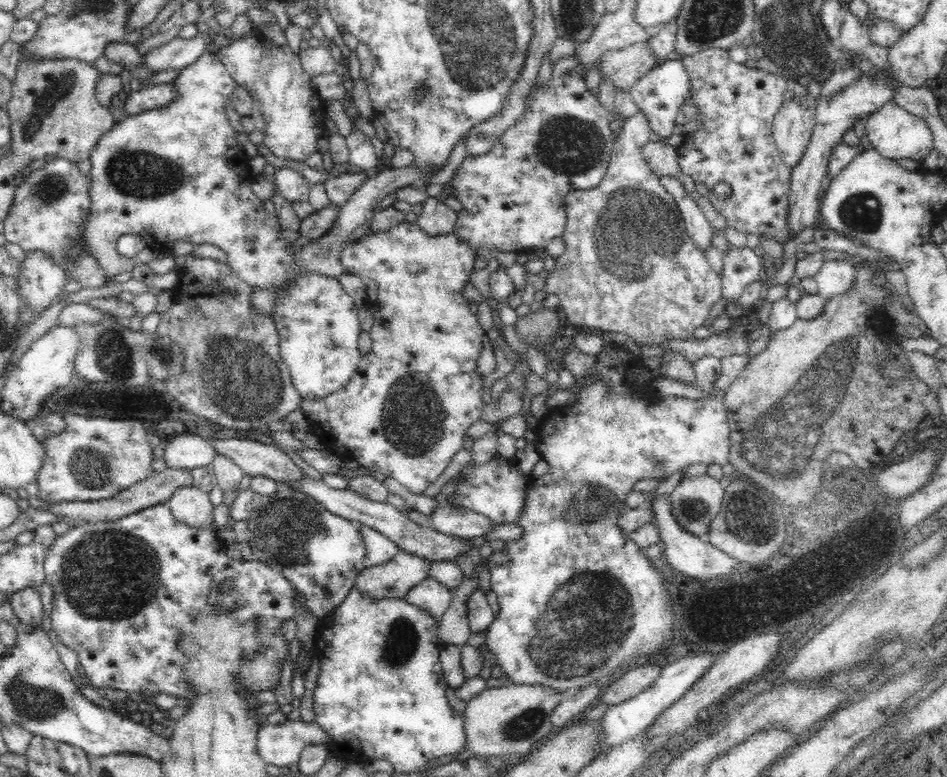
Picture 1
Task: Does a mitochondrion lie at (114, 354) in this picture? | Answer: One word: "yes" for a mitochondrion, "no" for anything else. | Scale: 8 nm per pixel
yes

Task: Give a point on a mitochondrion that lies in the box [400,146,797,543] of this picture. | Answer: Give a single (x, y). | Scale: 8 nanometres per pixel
(634, 240)

